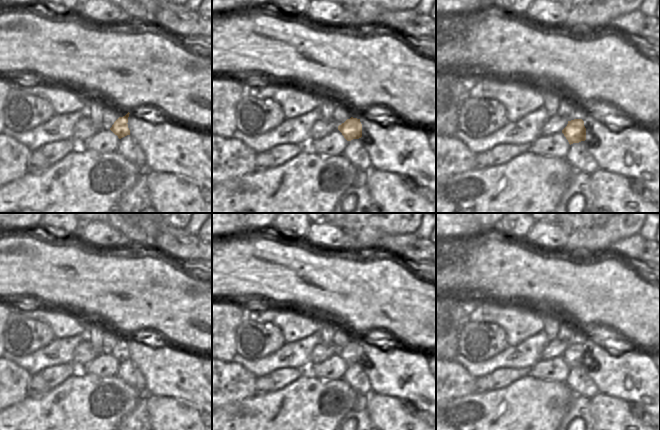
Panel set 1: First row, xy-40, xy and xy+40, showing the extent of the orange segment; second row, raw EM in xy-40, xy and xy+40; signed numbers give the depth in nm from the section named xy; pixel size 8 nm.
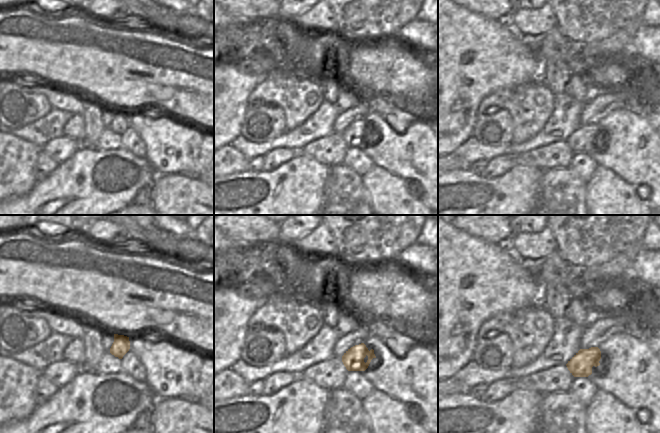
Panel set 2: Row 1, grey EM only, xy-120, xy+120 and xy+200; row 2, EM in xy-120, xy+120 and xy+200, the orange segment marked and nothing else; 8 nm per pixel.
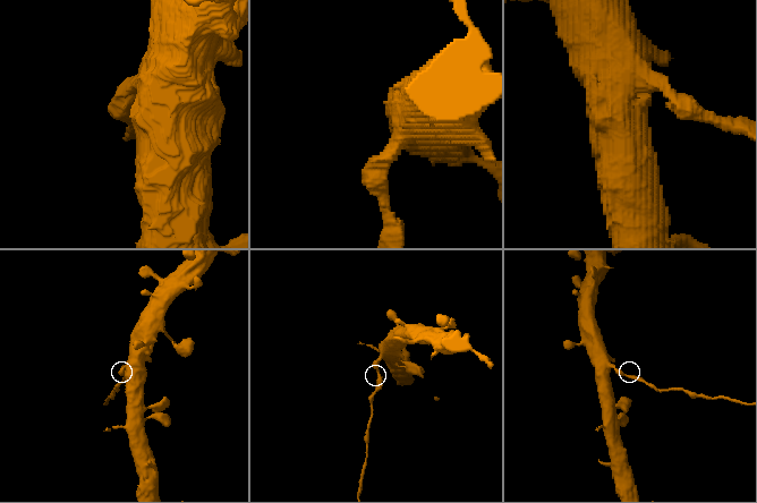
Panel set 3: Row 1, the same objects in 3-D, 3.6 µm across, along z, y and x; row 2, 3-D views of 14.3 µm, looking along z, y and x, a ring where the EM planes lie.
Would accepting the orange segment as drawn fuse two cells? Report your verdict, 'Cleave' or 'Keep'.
Cleave

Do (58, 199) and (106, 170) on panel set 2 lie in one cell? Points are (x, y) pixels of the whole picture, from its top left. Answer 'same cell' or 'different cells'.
same cell

